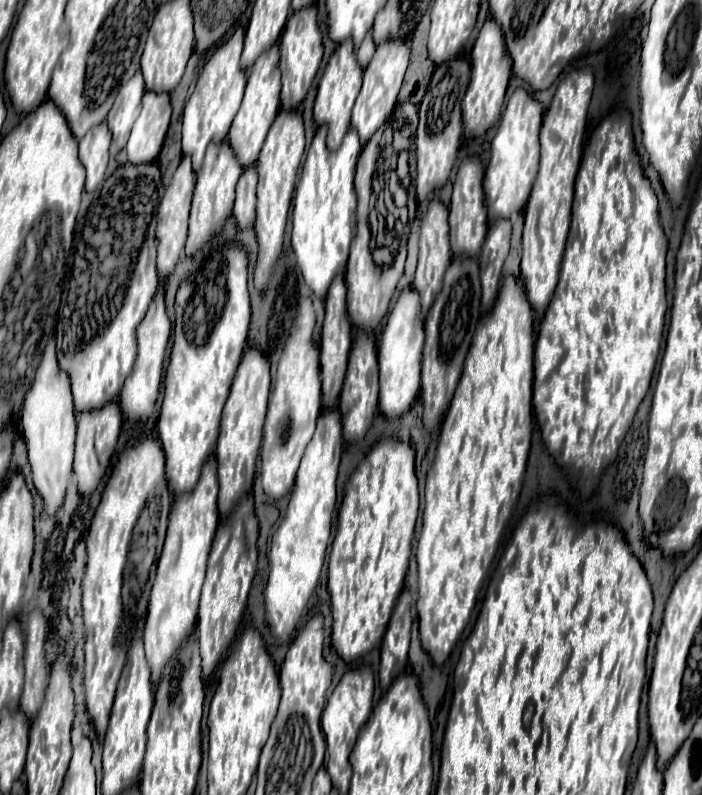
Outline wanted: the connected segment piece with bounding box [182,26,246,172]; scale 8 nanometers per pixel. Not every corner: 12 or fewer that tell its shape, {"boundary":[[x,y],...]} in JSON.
{"boundary":[[244,28],[204,64],[184,108],[182,152],[198,172],[226,138],[246,70]]}

